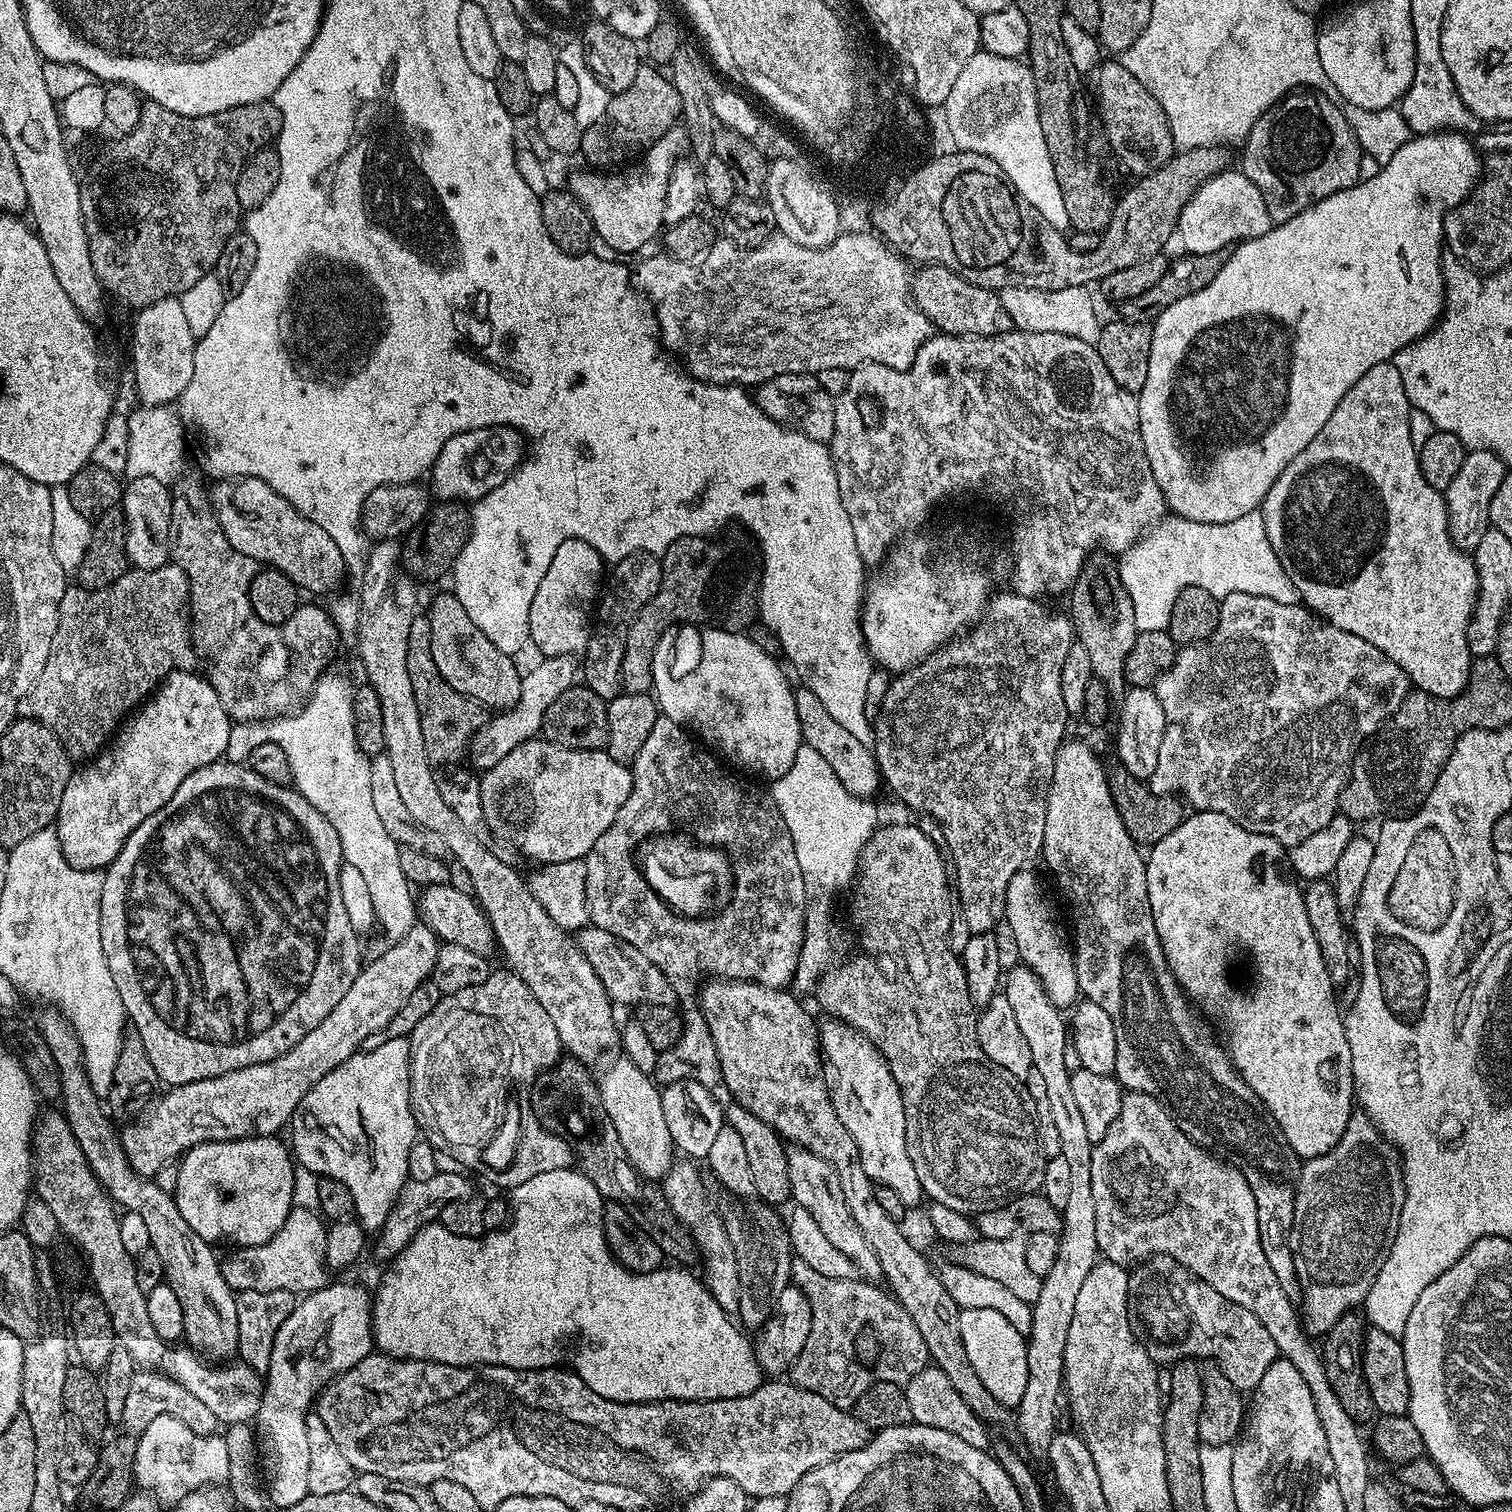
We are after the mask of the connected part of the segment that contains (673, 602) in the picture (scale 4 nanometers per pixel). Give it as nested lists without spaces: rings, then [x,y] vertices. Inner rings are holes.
[[[702,536],[678,538],[662,554],[662,578],[658,586],[658,594],[642,606],[642,610],[634,618],[626,634],[626,646],[622,654],[622,670],[620,671],[620,687],[630,694],[648,692],[652,682],[652,663],[654,650],[658,650],[658,642],[668,628],[678,624],[699,624],[709,628],[721,628],[724,632],[739,632],[752,627],[758,616],[758,584],[748,573],[748,568],[727,548],[719,544],[719,539]]]

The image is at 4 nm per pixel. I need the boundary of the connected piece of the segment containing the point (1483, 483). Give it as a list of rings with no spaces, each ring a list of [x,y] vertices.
[[[1474,448],[1465,455],[1462,467],[1458,474],[1454,474],[1454,482],[1443,493],[1444,500],[1448,503],[1448,529],[1450,538],[1461,552],[1475,553],[1478,542],[1482,542],[1482,534],[1490,527],[1488,515],[1490,514],[1490,501],[1502,486],[1502,478],[1506,466],[1498,454],[1488,448]]]

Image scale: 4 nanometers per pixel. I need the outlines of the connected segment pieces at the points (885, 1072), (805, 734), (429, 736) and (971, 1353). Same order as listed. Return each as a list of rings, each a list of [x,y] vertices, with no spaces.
[[[835,1018],[821,1019],[818,1035],[823,1055],[836,1067],[836,1088],[832,1092],[832,1102],[839,1109],[840,1121],[856,1143],[860,1157],[868,1156],[868,1132],[896,1132],[906,1130],[906,1114],[902,1106],[902,1094],[886,1058],[871,1044],[857,1028]]]
[[[797,687],[795,693],[801,741],[807,747],[818,750],[818,754],[822,754],[822,758],[826,758],[826,762],[830,762],[830,770],[834,770],[834,774],[838,774],[838,782],[842,782],[842,786],[846,786],[846,790],[850,790],[850,794],[865,798],[875,797],[875,792],[882,788],[882,777],[880,768],[876,765],[876,755],[873,749],[867,744],[858,742],[858,738],[854,738],[854,734],[848,733],[826,711],[826,706],[822,706],[822,701],[809,688]]]
[[[417,614],[410,622],[410,642],[406,646],[406,670],[410,670],[410,686],[414,686],[414,698],[418,702],[418,714],[422,724],[422,742],[426,746],[428,763],[456,764],[465,759],[472,738],[486,722],[484,705],[458,694],[442,678],[430,650],[430,622],[427,615]]]
[[[965,1308],[960,1313],[960,1329],[962,1342],[966,1346],[966,1354],[970,1358],[970,1366],[974,1366],[974,1374],[982,1378],[982,1386],[994,1394],[996,1401],[1005,1406],[1020,1403],[1022,1390],[1026,1390],[1026,1354],[1028,1346],[1025,1333],[1014,1330],[998,1310],[978,1310]]]

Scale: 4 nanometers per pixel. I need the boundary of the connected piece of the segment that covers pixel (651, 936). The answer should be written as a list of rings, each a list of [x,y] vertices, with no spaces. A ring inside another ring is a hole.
[[[663,714],[657,715],[646,743],[630,765],[632,793],[626,802],[622,802],[622,810],[618,810],[614,822],[610,822],[606,834],[594,842],[584,857],[589,921],[591,927],[606,930],[622,942],[630,942],[630,946],[642,950],[642,954],[646,954],[646,958],[650,958],[650,962],[654,962],[654,966],[658,966],[658,970],[662,970],[666,978],[677,986],[688,984],[691,980],[699,981],[705,976],[751,980],[753,984],[767,988],[787,989],[796,977],[809,902],[802,866],[798,866],[798,854],[794,854],[794,838],[790,838],[790,830],[786,830],[786,822],[771,795],[765,789],[763,792],[760,788],[743,784],[723,766],[703,743],[693,739],[684,725],[676,724]],[[673,830],[687,834],[698,844],[707,844],[728,853],[736,889],[732,891],[732,900],[722,911],[707,918],[682,916],[668,907],[646,882],[634,853],[651,836],[668,834]]]

